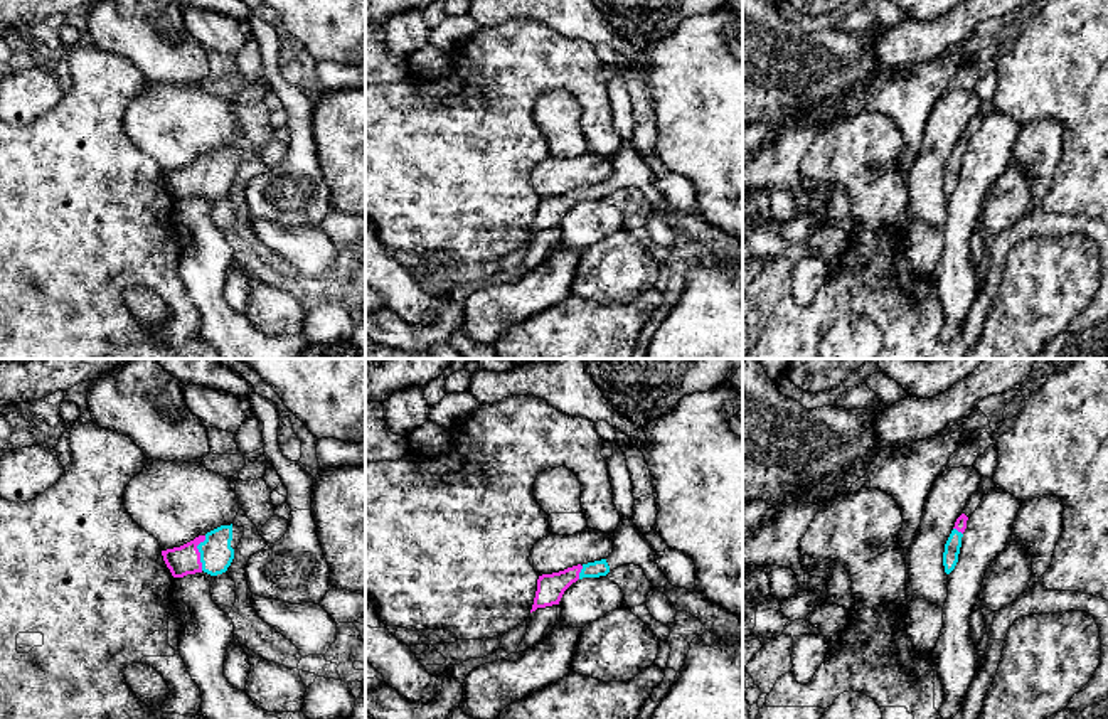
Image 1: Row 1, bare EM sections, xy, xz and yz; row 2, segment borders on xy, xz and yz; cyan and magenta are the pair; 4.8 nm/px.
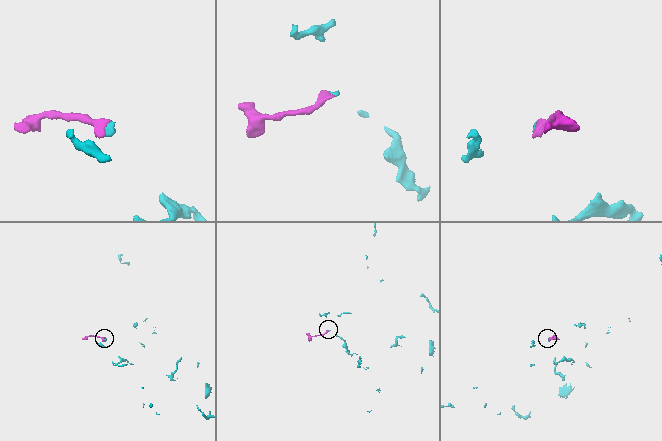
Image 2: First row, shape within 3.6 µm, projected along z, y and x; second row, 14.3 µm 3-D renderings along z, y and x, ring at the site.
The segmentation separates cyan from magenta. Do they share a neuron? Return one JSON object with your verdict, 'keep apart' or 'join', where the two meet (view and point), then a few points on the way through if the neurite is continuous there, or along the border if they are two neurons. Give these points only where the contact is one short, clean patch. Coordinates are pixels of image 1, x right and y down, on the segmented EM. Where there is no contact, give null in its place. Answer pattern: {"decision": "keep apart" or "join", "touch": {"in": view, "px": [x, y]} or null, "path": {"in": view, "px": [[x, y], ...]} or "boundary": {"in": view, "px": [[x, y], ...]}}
{"decision": "join", "touch": {"in": "xy", "px": [199, 551]}, "path": {"in": "xy", "px": [[216, 554], [199, 551], [186, 559]]}}

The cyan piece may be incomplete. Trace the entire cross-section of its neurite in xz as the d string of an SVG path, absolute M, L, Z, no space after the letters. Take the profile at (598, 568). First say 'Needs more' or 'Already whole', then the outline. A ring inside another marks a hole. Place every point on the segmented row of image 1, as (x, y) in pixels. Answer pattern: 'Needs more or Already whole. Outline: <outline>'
Needs more. Outline: M621 520L611 534L613 552L601 561L578 564L559 573L542 574L537 579L537 591L532 611L559 604L564 591L583 578L606 576L610 571L635 564L640 566L653 588L663 593L677 611L687 611L699 618L707 631L716 635L726 645L734 647L743 640L743 618L731 613L707 598L699 594L694 588L675 588L669 583L658 564L645 535L637 529L633 520Z

